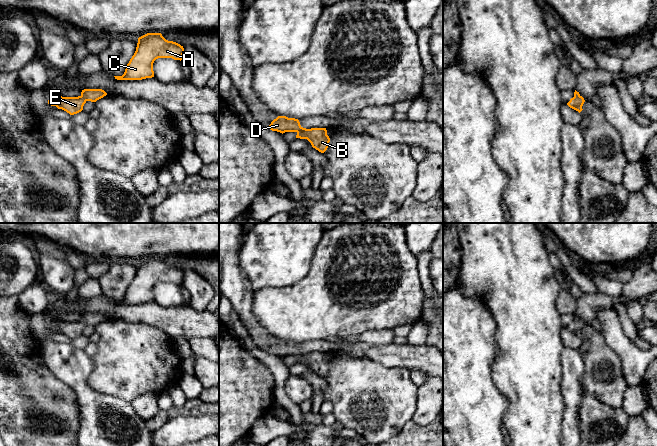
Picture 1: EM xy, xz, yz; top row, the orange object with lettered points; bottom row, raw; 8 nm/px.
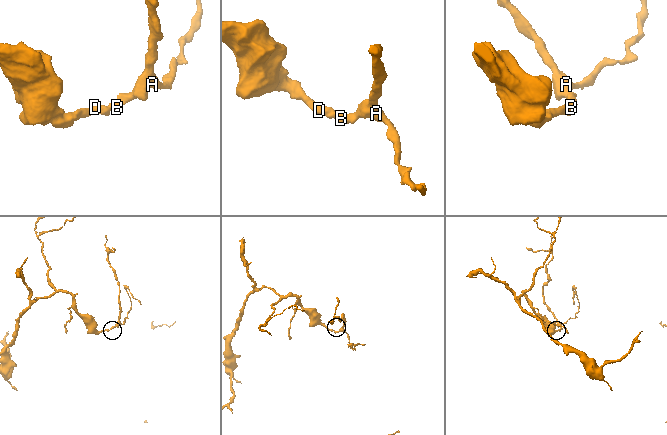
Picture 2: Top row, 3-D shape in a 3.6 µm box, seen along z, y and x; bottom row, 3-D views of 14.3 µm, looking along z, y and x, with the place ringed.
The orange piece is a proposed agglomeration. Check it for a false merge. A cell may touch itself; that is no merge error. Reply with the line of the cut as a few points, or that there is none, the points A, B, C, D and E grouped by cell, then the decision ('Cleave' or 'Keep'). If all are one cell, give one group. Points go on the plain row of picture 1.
No split. Groups: A B C D E. Keep

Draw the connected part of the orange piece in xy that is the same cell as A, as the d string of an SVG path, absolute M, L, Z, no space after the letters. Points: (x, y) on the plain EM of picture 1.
M147 257L138 262L136 275L130 283L122 300L114 300L117 304L142 304L154 301L153 287L158 282L182 284L184 272L180 268L166 264L161 257Z

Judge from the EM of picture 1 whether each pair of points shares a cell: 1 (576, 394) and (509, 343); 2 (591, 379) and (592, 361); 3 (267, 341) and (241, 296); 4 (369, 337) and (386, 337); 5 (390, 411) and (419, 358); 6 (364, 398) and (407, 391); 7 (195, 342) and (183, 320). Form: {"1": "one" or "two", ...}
{"1": "two", "2": "one", "3": "one", "4": "one", "5": "two", "6": "one", "7": "two"}

